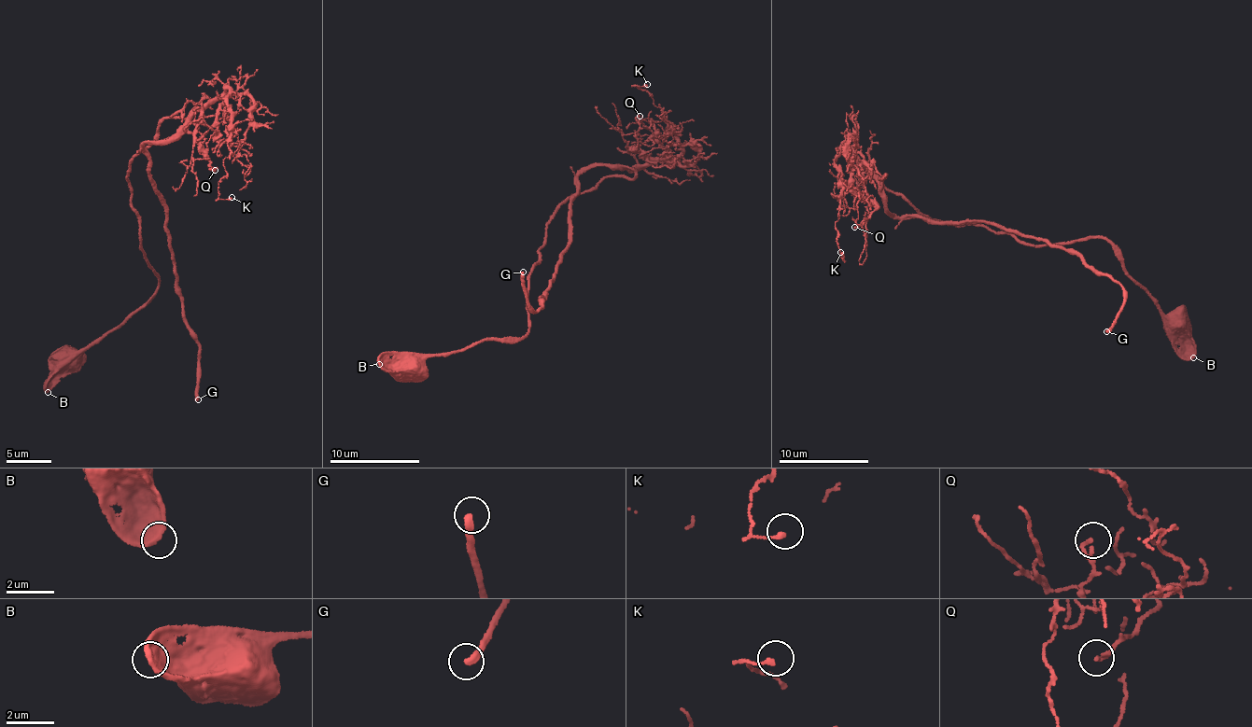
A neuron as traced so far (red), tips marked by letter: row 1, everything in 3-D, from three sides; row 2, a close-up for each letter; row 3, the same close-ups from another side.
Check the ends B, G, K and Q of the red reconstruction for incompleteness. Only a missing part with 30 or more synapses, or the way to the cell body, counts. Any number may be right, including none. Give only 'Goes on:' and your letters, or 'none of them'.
Goes on: G

